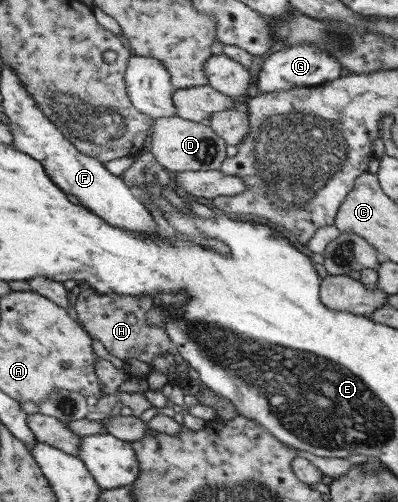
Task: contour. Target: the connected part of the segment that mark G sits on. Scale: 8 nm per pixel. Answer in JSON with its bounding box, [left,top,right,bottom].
[256,44,343,93]

